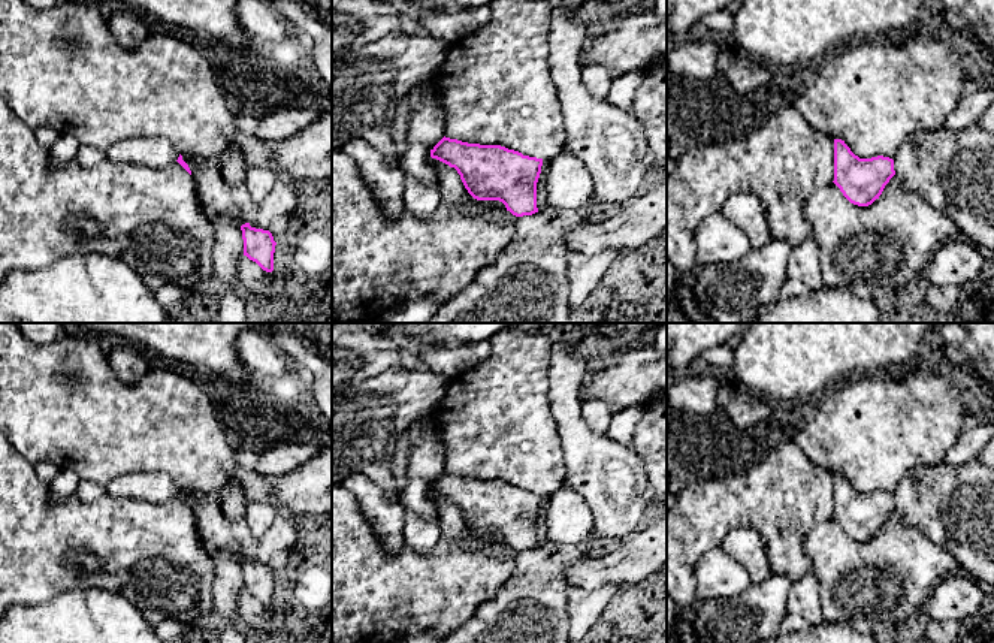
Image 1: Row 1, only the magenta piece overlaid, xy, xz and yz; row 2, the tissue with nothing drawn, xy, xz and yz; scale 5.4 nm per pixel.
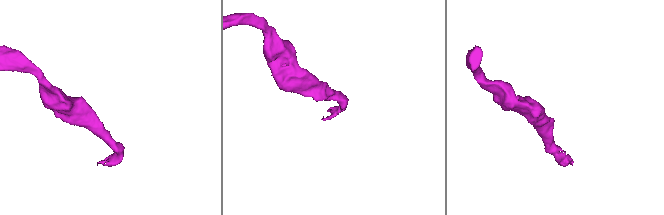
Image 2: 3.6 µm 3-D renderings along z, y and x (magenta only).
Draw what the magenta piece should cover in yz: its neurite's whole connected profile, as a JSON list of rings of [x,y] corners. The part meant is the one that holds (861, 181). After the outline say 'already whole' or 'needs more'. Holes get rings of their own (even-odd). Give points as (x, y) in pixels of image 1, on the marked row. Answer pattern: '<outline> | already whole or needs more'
[[[834,139],[834,184],[853,205],[868,206],[895,175],[894,160],[877,156],[859,159],[842,139]]] | already whole

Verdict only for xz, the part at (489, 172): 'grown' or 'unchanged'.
unchanged

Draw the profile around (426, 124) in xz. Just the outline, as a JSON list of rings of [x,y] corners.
[[[433,78],[420,82],[416,88],[419,91],[419,103],[410,114],[407,142],[408,145],[422,144],[429,150],[427,161],[438,172],[441,200],[451,206],[460,206],[466,214],[487,221],[501,220],[502,211],[480,206],[469,199],[469,193],[454,167],[430,157],[433,147],[444,138],[445,114],[441,91],[436,88]]]

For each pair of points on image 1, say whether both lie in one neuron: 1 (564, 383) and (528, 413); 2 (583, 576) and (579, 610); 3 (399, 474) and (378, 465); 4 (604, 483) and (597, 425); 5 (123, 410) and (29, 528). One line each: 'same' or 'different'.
1: different
2: different
3: different
4: different
5: different

